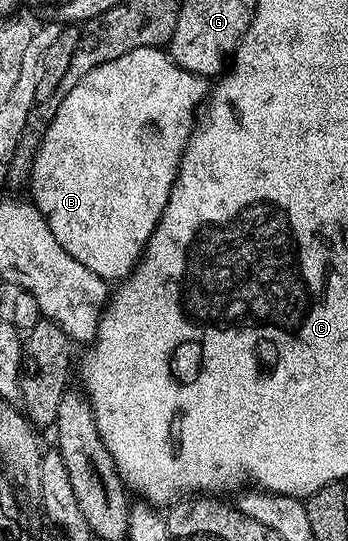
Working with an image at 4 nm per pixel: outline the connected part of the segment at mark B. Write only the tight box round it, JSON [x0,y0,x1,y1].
[30,47,210,281]

